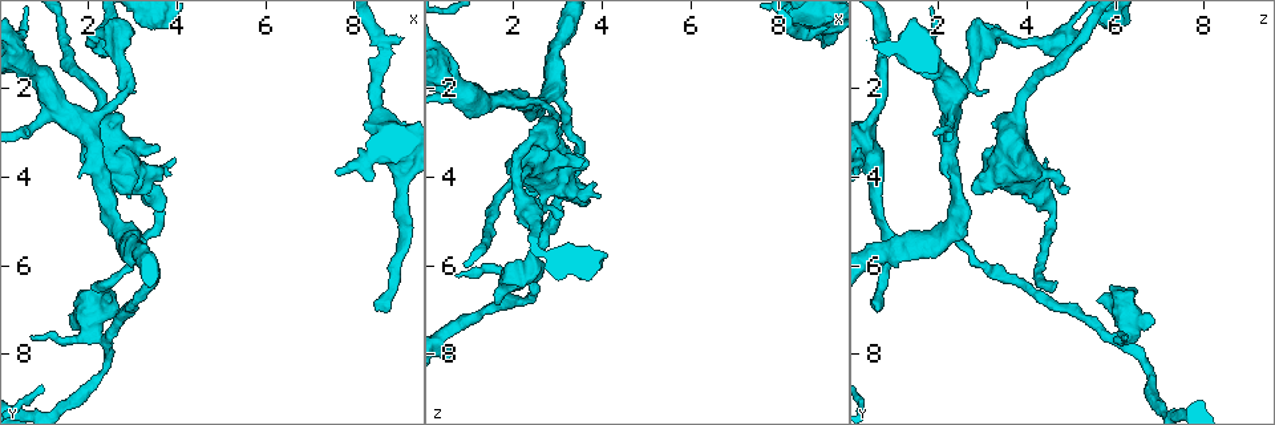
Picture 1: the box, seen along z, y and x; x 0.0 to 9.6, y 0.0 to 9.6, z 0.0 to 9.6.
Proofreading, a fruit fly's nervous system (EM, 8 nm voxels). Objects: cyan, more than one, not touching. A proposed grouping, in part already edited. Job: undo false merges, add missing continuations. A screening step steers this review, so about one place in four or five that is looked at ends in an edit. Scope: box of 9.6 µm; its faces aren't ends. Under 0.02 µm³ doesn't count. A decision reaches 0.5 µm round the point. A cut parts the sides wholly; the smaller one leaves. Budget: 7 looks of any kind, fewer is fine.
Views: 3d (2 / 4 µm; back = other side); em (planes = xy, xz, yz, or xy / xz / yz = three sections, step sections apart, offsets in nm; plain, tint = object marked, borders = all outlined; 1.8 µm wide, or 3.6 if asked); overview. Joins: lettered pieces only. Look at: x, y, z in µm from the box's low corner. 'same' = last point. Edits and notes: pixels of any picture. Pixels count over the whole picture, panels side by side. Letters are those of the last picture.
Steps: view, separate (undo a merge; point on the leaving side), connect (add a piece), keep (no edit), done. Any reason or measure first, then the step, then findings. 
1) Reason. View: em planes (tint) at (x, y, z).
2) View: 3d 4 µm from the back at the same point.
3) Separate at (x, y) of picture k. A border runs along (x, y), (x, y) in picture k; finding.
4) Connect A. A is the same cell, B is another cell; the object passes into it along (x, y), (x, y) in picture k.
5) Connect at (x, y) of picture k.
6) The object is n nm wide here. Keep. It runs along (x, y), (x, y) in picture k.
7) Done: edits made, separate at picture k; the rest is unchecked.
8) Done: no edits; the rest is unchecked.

Thick turns thin. View: em planes (borders) at (2.80, 5.40, 2.15).

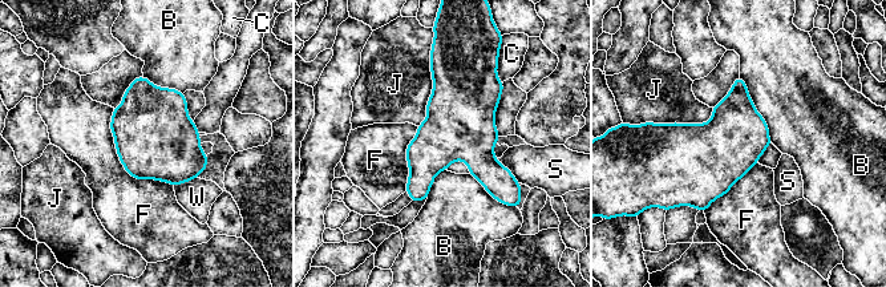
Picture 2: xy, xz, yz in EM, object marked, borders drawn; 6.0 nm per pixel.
The object is 400 nm wide here. Keep. B, C, F, J, S and W are other cells; a border runs along (432, 48), (432, 93), (417, 126) in picture 2; continuous, no second cell.

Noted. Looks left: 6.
Three arms meet. View: 3d 4 µm at (1.00, 2.70, 2.35).

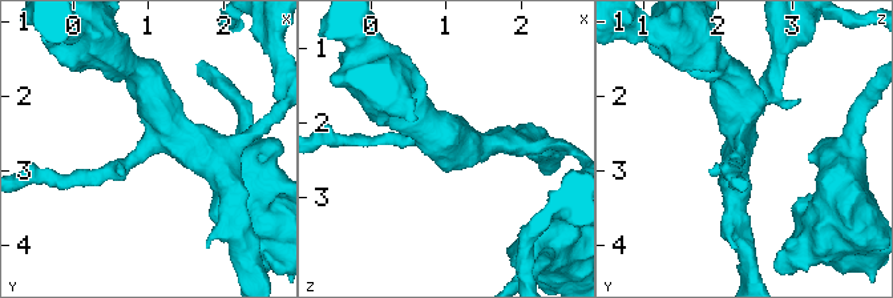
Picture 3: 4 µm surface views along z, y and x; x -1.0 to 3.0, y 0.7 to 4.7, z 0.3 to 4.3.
3 arms meet here; the arms are 190, 320, 480 nm wide; now the EM. View: em xy step 16 (tint) at (1.00, 2.70, 2.30).

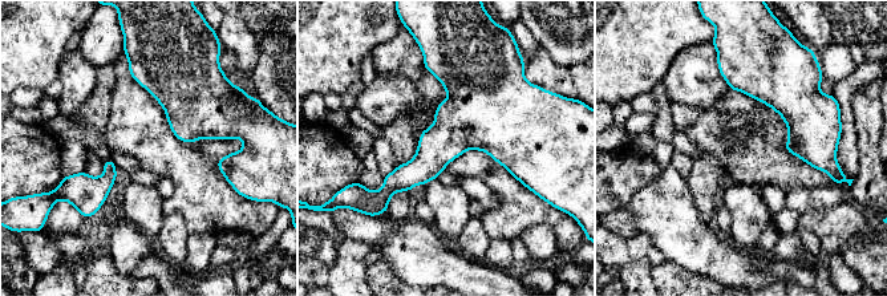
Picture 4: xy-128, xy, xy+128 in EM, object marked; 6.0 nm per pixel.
Cut it another way. View: em planes (borders) at the same point.

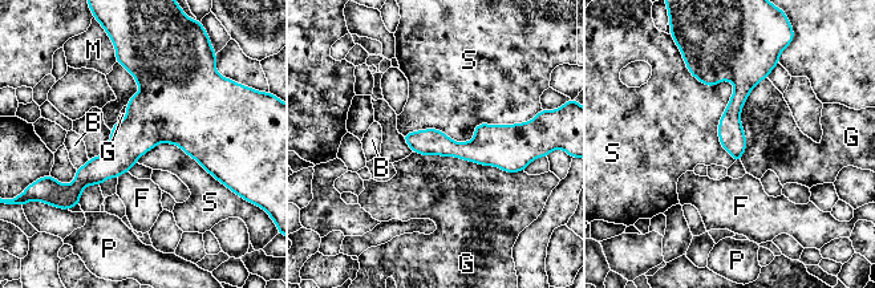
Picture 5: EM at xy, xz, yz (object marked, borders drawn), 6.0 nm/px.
Keep. B, F, G, M, P and S are other cells; it runs along (515, 136), (483, 149), (408, 138) in picture 5; one cell here.

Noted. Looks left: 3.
Free end. View: 3d 2 µm at (2.05, 6.50, 4.65).

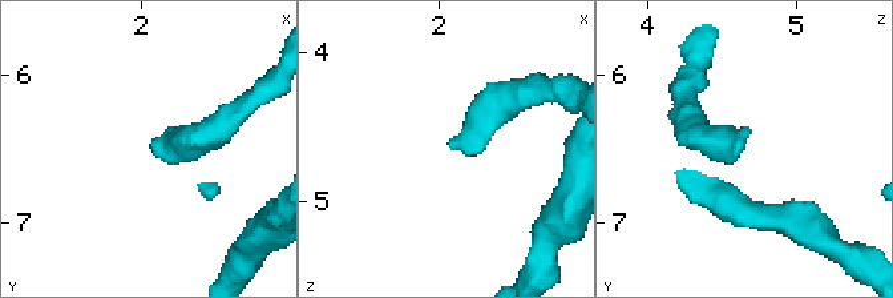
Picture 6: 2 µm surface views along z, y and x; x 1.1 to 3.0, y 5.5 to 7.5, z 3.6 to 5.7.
View: em planes (borders) at (2.10, 6.52, 4.62).

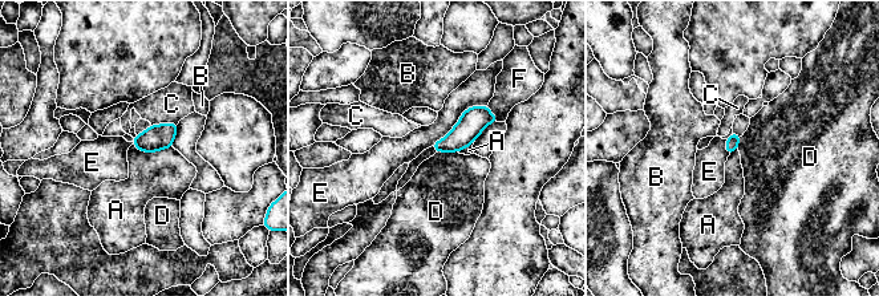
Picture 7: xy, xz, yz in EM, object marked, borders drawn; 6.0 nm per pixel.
Keep. A, B, C, D, E and F are other cells; a border runs along (133, 144), (148, 153), (171, 146) in picture 7; no lettered piece goes on from it.

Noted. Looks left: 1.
Done: no edits; the rest is unchecked.

